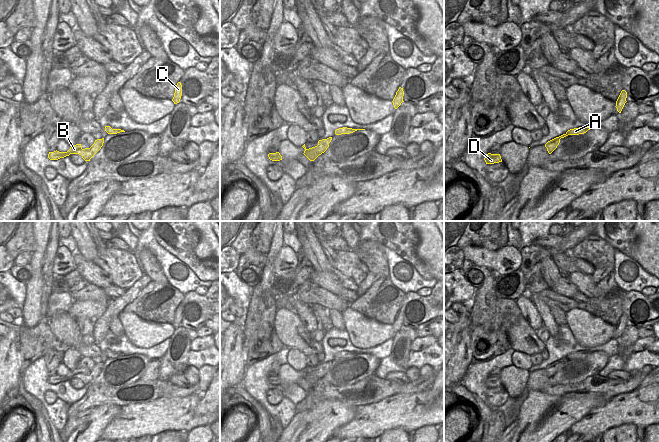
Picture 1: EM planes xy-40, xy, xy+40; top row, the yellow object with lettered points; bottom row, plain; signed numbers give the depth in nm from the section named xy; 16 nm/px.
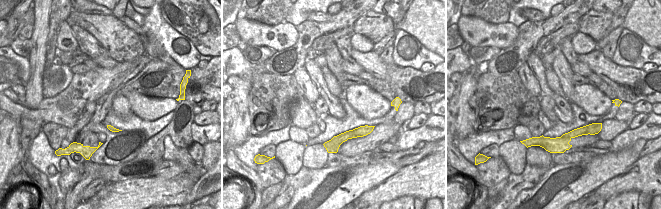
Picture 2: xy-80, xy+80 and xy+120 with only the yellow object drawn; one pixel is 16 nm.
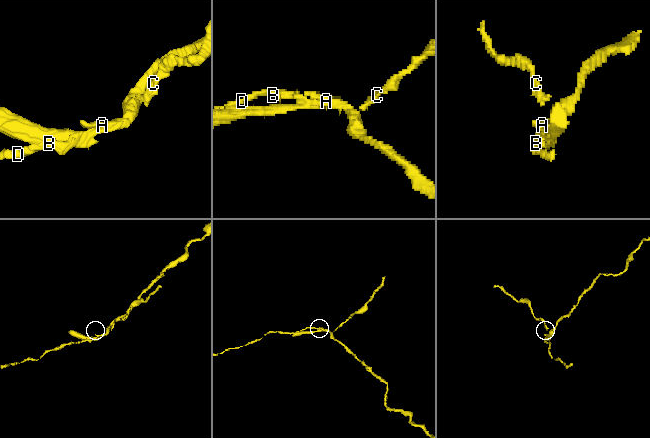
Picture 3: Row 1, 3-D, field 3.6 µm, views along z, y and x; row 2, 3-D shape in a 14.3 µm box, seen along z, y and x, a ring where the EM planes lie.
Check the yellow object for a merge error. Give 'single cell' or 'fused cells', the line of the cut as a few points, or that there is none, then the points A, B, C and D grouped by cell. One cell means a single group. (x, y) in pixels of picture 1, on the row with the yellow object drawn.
fused cells | xy+40 (559, 139), (552, 143), (547, 143) | A / B C D

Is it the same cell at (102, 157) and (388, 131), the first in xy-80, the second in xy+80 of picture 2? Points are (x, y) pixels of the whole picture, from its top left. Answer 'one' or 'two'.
one

